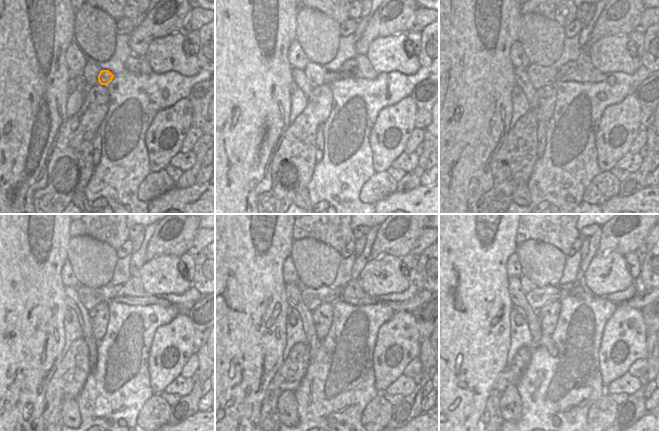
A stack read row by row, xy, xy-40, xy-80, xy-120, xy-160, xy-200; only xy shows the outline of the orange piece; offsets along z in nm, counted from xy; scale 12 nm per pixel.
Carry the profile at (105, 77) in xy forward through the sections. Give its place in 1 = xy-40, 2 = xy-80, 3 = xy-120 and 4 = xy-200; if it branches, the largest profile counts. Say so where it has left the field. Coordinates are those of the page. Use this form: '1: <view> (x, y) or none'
1: xy-40 (365, 70)
2: xy-80 (585, 71)
3: xy-120 (132, 293)
4: xy-200 (577, 290)

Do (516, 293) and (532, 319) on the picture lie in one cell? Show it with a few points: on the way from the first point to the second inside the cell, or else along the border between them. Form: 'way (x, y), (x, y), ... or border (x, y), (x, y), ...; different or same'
way (519, 299), (530, 313); same

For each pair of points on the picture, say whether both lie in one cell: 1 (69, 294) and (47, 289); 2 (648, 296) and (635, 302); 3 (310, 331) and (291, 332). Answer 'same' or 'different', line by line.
1: different
2: same
3: different

